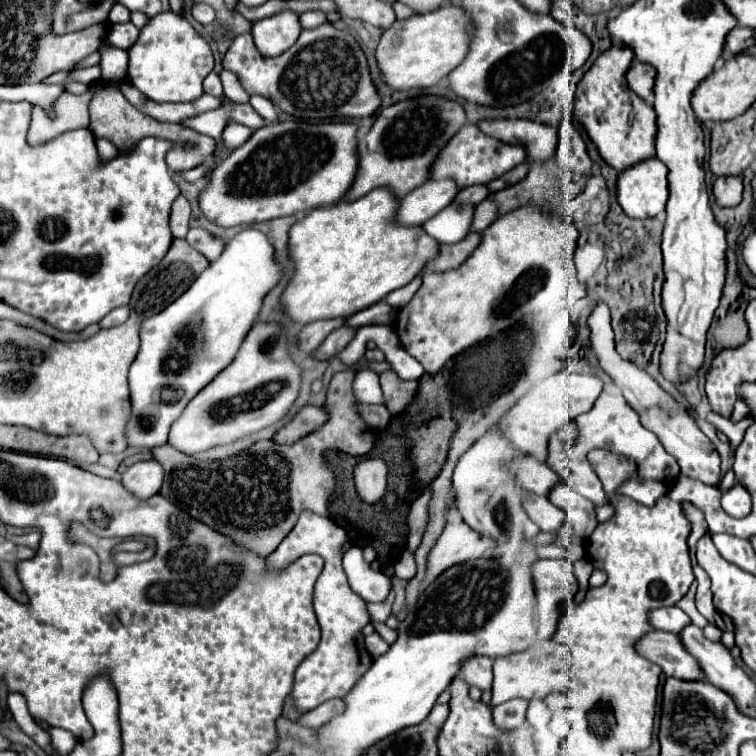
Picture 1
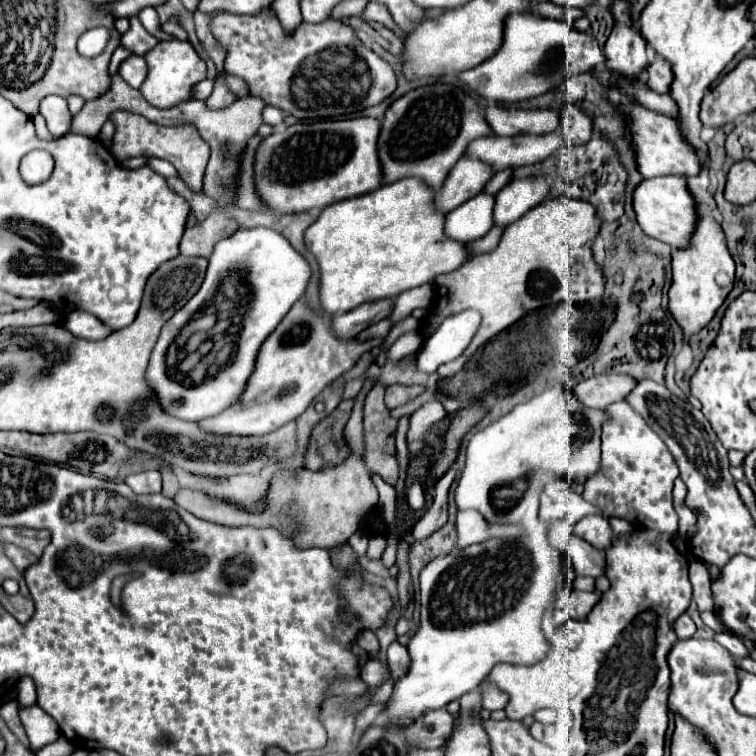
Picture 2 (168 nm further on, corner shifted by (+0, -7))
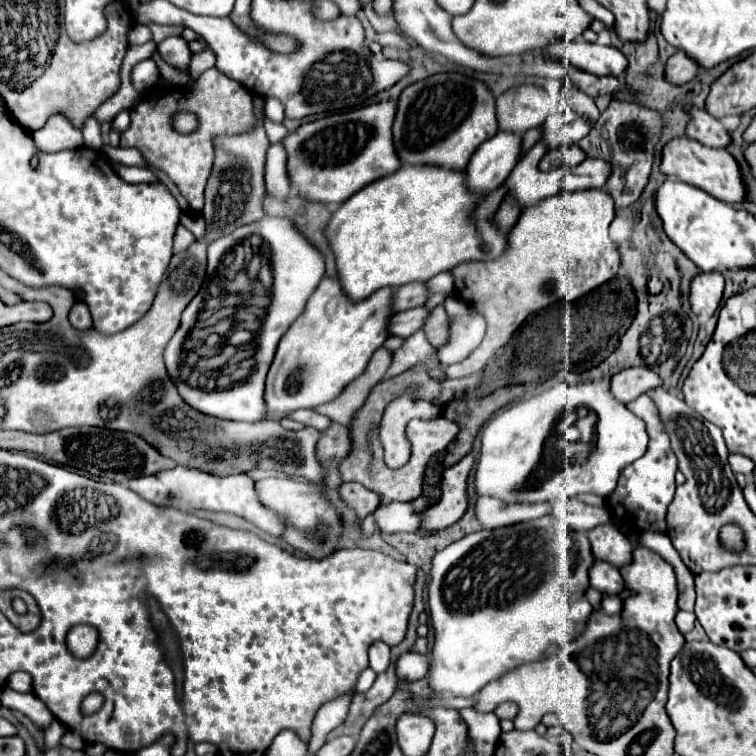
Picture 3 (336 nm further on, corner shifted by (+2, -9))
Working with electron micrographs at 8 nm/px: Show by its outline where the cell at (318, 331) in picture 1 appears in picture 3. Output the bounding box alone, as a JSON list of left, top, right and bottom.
[394,281,428,311]

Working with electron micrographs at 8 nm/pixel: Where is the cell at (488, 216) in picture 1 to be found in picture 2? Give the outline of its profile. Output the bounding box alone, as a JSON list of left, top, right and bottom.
[494,177,548,227]

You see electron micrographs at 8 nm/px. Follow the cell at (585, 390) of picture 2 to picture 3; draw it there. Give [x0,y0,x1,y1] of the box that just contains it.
[612,367,662,403]

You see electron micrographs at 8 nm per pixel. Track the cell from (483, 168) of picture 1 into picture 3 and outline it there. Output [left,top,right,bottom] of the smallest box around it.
[544,113,592,149]

